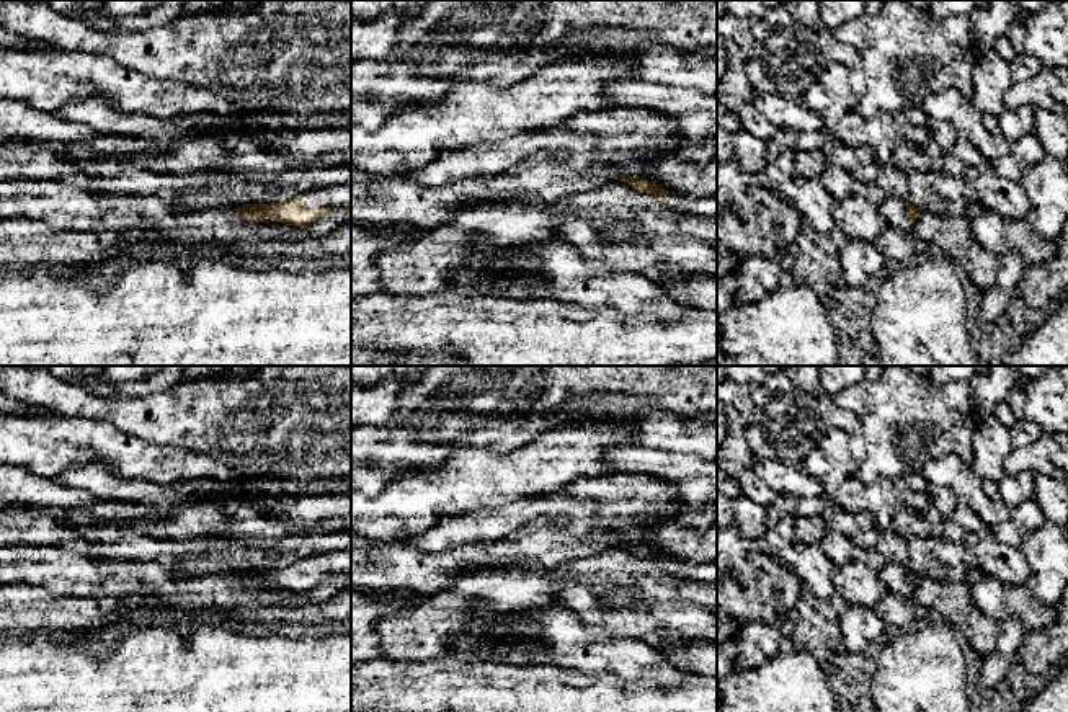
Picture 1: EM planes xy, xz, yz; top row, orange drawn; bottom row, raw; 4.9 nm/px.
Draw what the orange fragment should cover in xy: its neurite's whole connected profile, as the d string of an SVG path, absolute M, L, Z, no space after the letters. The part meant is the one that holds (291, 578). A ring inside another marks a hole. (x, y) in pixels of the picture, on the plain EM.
M351 550L309 555L284 568L243 570L234 576L247 586L268 585L307 593L332 575L351 578Z

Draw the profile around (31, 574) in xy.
M0 545L0 585L49 588L54 596L144 598L173 573L158 562L111 562L49 545Z

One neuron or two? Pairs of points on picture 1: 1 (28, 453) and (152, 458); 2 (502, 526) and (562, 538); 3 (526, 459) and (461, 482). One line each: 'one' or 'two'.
1: one
2: two
3: one

